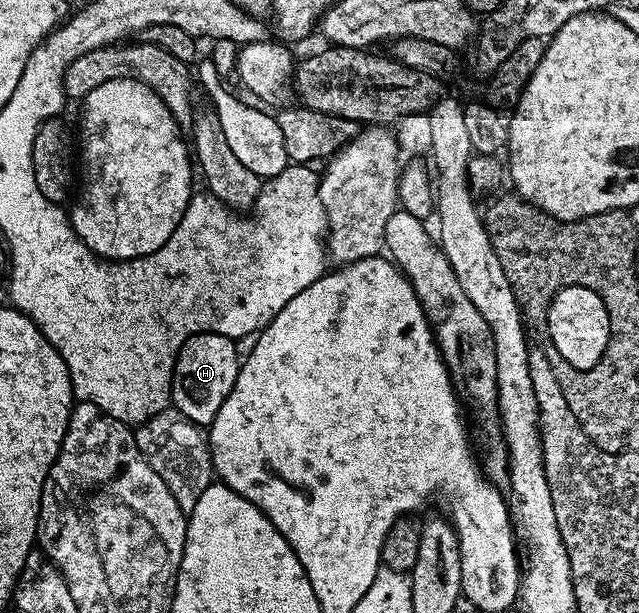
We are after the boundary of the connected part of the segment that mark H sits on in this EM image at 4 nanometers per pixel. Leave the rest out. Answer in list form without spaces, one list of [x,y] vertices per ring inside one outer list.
[[[193,334],[179,348],[173,369],[173,387],[169,393],[172,409],[187,416],[189,422],[208,428],[215,420],[223,400],[231,392],[241,370],[242,359],[237,358],[238,343],[226,334]]]

